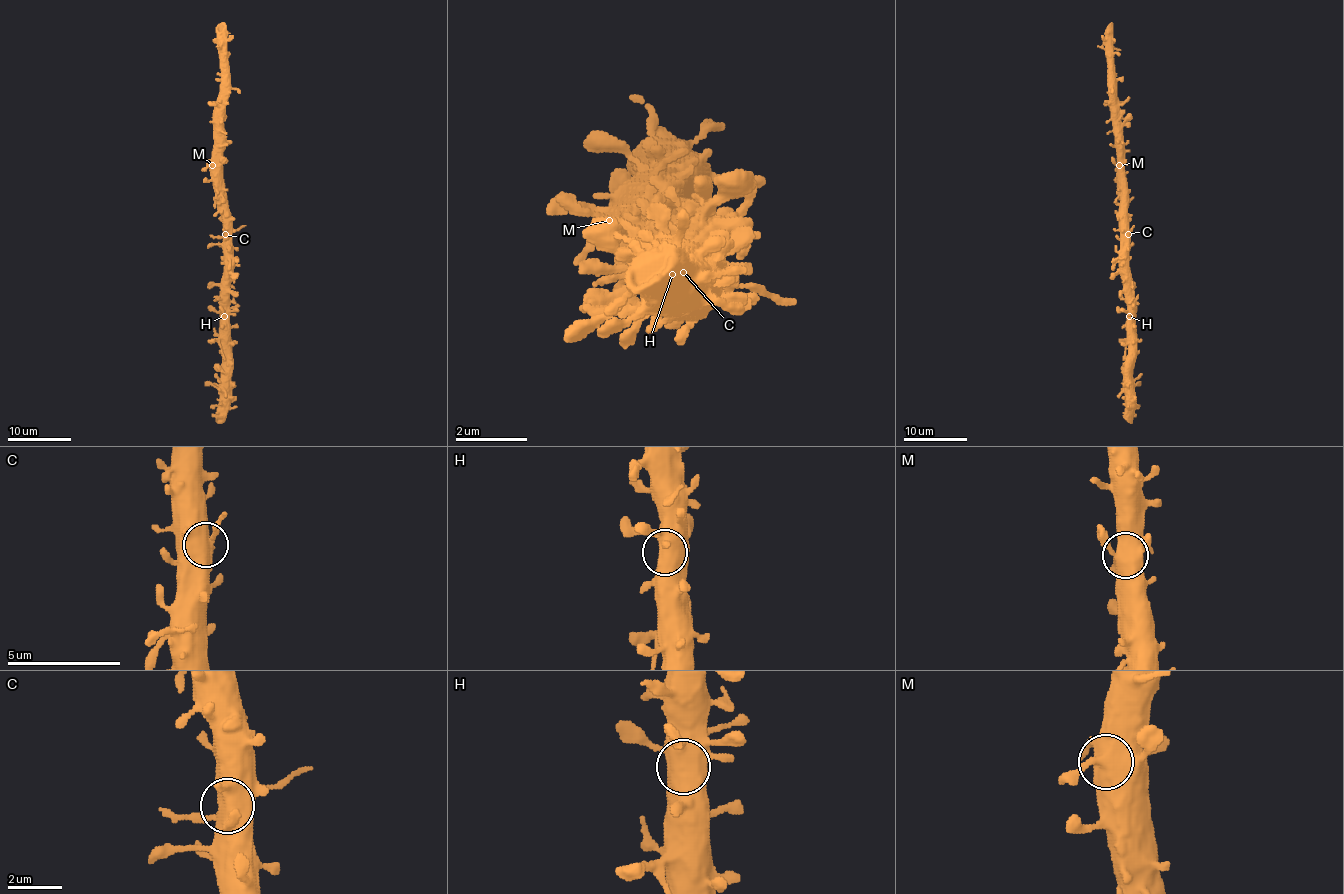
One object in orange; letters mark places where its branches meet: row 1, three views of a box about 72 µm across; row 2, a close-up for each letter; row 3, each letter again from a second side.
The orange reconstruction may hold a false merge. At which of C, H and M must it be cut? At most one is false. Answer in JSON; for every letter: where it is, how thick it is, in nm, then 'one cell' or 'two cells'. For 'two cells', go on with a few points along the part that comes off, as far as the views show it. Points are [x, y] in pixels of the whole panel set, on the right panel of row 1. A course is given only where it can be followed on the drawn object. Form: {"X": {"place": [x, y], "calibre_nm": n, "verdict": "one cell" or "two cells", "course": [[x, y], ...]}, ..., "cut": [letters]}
{"C": {"place": [1128, 234], "calibre_nm": 550, "verdict": "two cells"}, "H": {"place": [1129, 316], "calibre_nm": 550, "verdict": "one cell"}, "M": {"place": [1119, 165], "calibre_nm": 480, "verdict": "one cell"}, "cut": ["C"]}

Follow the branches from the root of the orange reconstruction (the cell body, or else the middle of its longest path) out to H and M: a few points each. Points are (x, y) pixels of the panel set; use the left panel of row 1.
H: (224, 223), (224, 316)
M: (224, 223), (220, 191), (212, 165)

